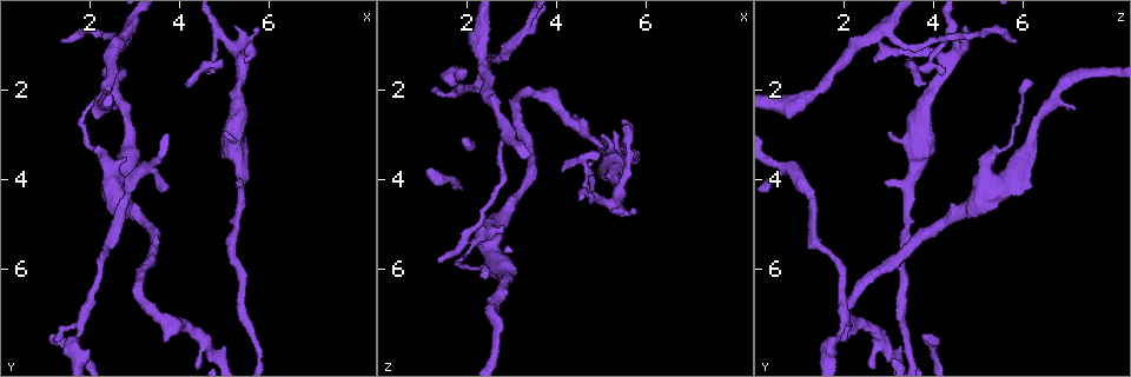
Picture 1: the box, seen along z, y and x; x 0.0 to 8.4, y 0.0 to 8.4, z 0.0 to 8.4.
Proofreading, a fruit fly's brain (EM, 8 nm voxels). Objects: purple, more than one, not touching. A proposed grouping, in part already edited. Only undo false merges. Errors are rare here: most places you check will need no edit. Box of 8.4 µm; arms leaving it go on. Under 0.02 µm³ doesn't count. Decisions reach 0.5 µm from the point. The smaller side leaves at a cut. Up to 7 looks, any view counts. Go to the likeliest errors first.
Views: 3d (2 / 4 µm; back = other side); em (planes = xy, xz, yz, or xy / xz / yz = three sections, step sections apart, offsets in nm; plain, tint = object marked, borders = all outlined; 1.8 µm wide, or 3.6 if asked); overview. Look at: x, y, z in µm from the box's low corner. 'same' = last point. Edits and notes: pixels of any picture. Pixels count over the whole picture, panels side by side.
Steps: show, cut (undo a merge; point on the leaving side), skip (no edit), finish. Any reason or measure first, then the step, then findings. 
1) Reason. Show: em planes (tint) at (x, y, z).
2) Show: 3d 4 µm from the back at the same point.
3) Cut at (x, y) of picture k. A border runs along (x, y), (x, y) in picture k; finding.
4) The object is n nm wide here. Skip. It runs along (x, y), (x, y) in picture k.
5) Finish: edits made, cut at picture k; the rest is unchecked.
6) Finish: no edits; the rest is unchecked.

Sharp bend. Show: 3d 2 µm at (5.45, 1.40, 4.35).

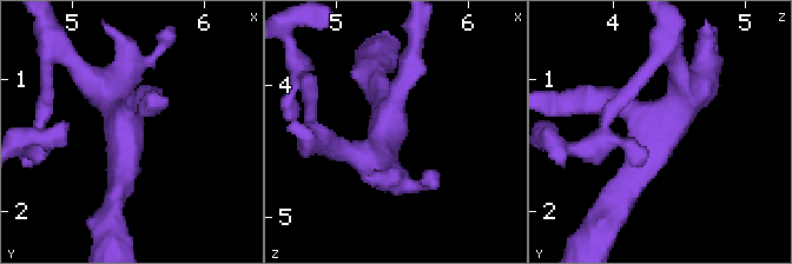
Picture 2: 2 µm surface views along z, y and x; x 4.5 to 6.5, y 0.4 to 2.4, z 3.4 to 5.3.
Need the tissue. Show: em yz step 8 (tint) at (5.40, 1.42, 4.32).

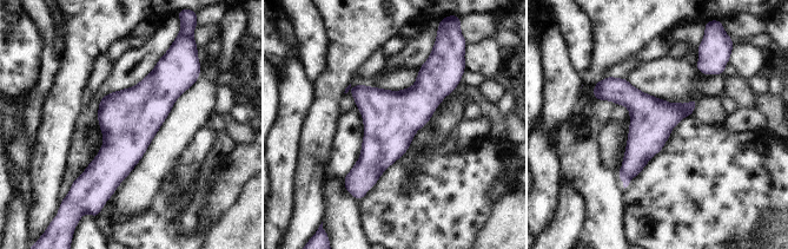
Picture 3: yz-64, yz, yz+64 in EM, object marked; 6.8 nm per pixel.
Another direction. Show: em planes (tint) at the same point.

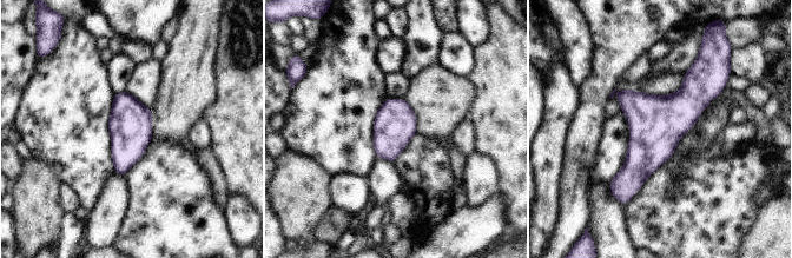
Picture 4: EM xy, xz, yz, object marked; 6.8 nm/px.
Skip. One neuron here.

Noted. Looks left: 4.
Three-way junction. Show: 3d 2 µm at (2.80, 0.75, 2.95).

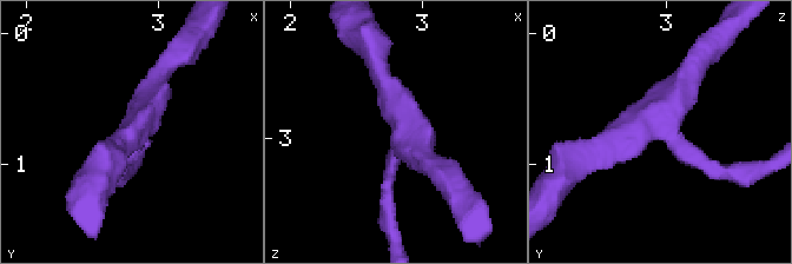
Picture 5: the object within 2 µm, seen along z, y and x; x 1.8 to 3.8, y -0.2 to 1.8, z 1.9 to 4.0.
Need the tissue. Show: em xy step 8 (tint) at (2.84, 0.70, 2.96).

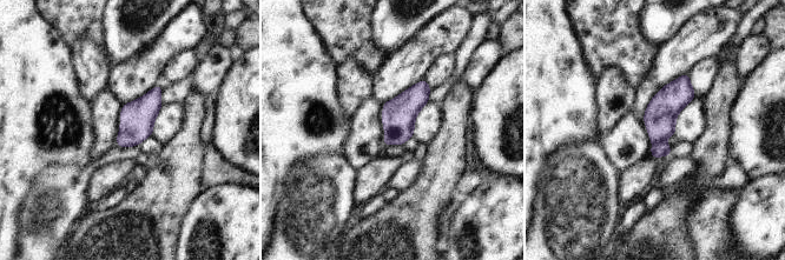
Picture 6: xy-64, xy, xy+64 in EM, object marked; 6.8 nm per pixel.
Cut it another way. Show: em planes (tint) at the same point.

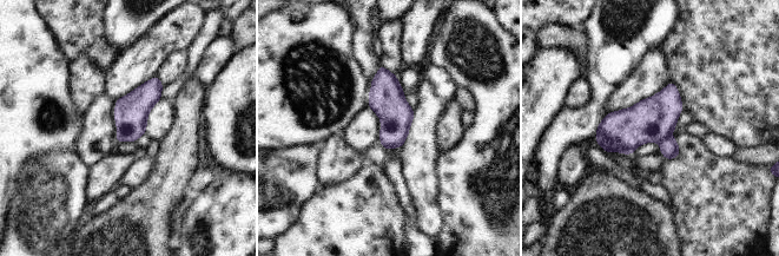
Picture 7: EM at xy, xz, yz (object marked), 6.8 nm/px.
Cut at (668, 146) of picture 7. A border runs along (669, 135), (659, 143) in picture 7; a second neuron is stuck on.

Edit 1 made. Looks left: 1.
Sudden change in width. Show: em 3.6 µm xz step 8 (borders) at (2.30, 3.45, 5.35).

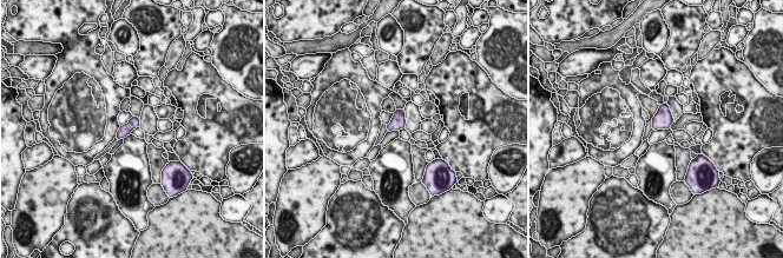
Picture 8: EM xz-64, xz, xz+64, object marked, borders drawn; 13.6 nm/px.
Skip. One neuron here.

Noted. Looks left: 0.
Finish: edits made, cut at picture 7; the rest is unchecked.

